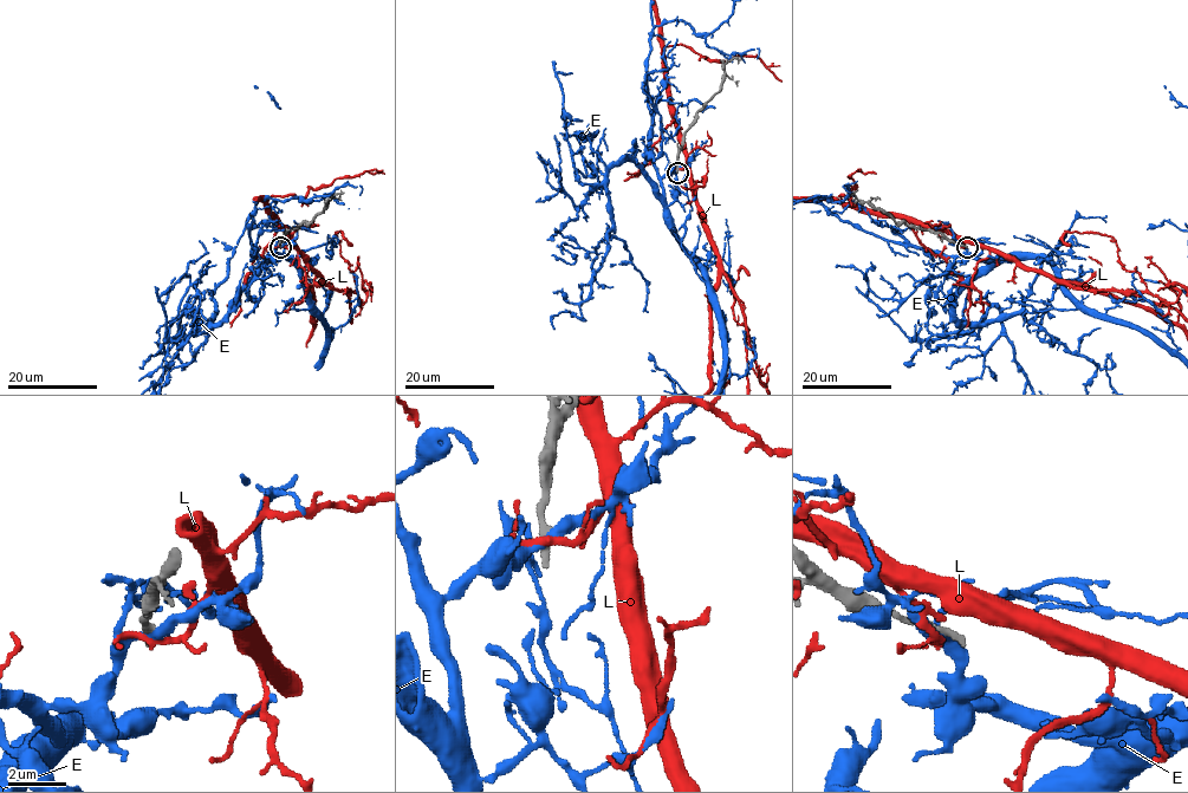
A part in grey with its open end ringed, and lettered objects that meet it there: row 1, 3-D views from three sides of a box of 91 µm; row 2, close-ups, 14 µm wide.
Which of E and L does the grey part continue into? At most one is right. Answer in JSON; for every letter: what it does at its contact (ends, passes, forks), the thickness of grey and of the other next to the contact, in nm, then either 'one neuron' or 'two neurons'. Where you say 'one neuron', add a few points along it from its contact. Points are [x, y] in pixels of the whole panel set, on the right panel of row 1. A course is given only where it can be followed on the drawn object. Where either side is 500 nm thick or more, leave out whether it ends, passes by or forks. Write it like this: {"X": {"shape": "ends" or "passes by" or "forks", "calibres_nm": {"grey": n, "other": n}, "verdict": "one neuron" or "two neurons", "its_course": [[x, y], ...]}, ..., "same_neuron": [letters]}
{"E": {"shape": "passes by", "calibres_nm": {"grey": 380, "other": 320}, "verdict": "two neurons"}, "L": {"shape": "passes by", "calibres_nm": {"grey": 380, "other": 240}, "verdict": "two neurons"}, "same_neuron": []}

